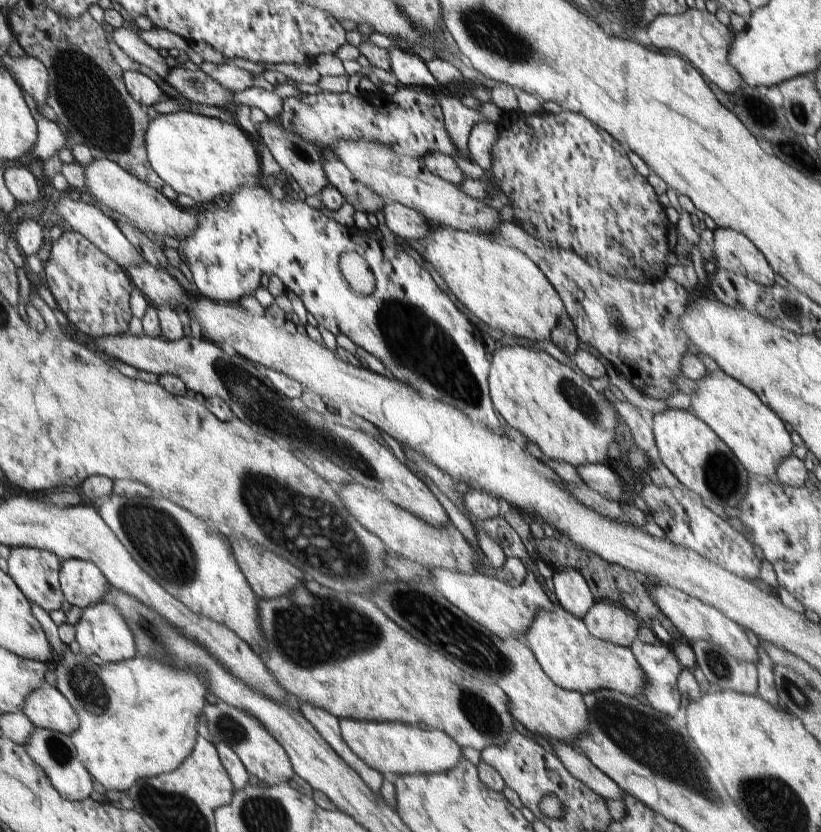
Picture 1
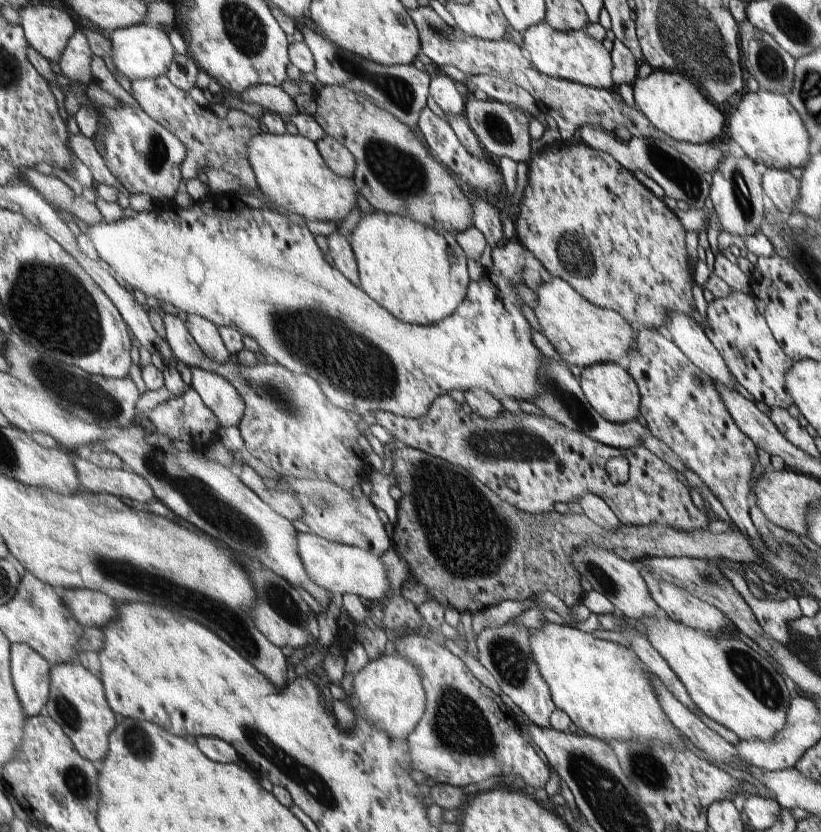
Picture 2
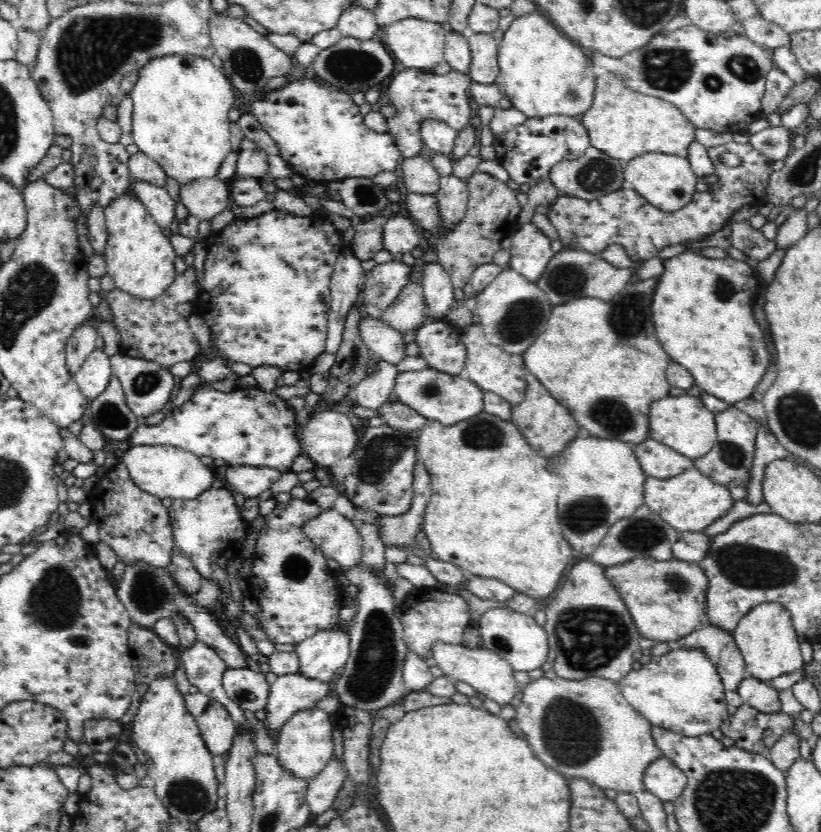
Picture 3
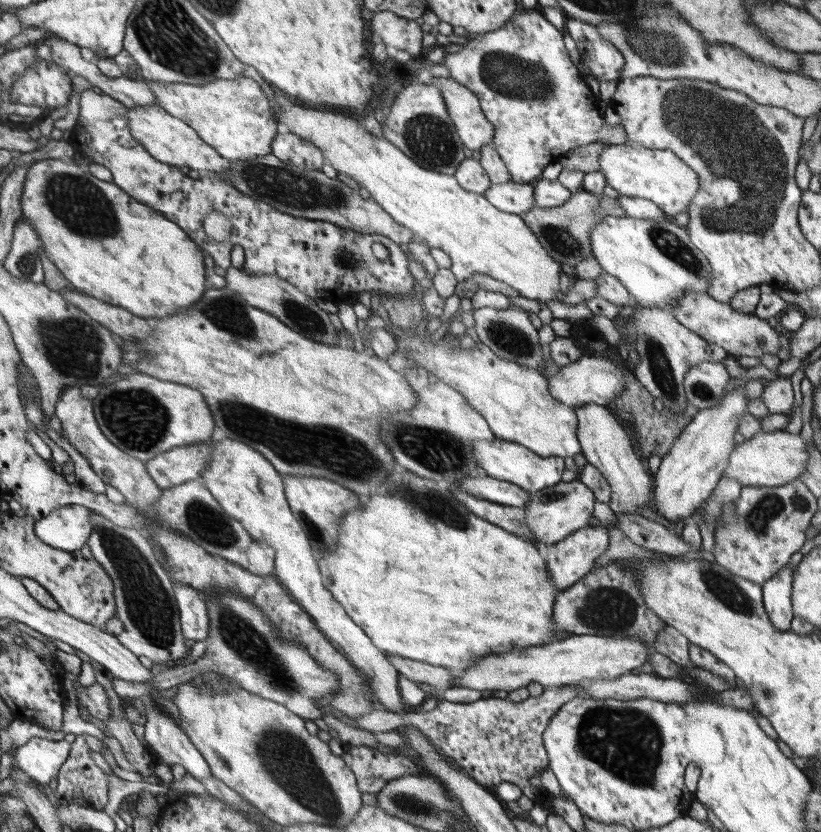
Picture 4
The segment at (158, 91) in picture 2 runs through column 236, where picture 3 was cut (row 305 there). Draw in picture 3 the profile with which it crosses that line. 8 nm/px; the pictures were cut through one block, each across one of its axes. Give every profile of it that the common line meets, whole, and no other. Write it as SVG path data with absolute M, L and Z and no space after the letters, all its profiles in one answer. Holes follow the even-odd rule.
M190 266L182 274L176 276L170 288L166 288L156 298L138 298L136 294L128 294L124 290L114 290L108 294L108 304L112 308L114 326L118 328L122 336L122 350L130 354L130 358L146 358L152 364L160 364L162 368L172 368L176 362L192 360L200 352L200 342L194 338L188 320L176 312L176 306L180 302L194 304L196 296L200 294L198 274Z

